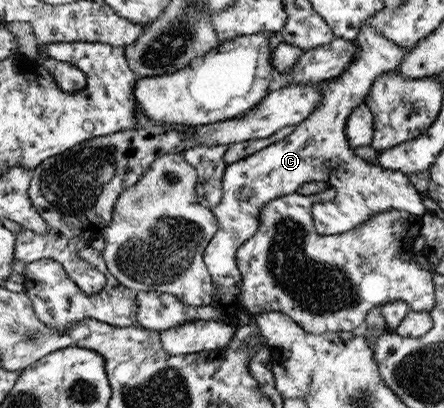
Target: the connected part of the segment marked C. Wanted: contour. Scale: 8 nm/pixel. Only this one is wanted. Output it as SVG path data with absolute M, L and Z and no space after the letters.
M368 20L362 23L355 40L358 50L354 60L340 76L332 78L331 81L321 83L322 97L324 98L307 119L298 123L286 138L268 145L260 152L249 155L249 157L241 161L227 164L221 183L223 189L221 202L211 209L211 213L215 214L218 221L218 233L215 234L210 244L206 246L205 251L206 269L210 272L212 280L218 285L211 305L220 311L220 319L217 321L195 319L163 331L161 333L161 342L167 349L167 353L187 355L202 351L225 349L234 336L236 323L238 322L236 321L237 313L247 313L247 310L241 304L241 296L243 295L242 273L238 271L237 251L261 229L263 208L275 199L298 192L306 182L323 181L327 183L329 188L333 188L336 191L336 197L331 202L320 202L319 205L314 205L313 207L314 227L321 236L335 236L349 232L351 229L361 226L370 217L391 211L391 209L407 211L407 213L415 214L416 216L426 215L422 194L410 183L407 174L392 171L391 169L383 169L383 167L375 166L363 160L363 158L352 152L349 138L346 136L346 123L349 121L350 113L359 104L364 103L375 78L378 78L382 73L393 72L396 67L402 64L409 49L384 36L384 33L374 28Z

